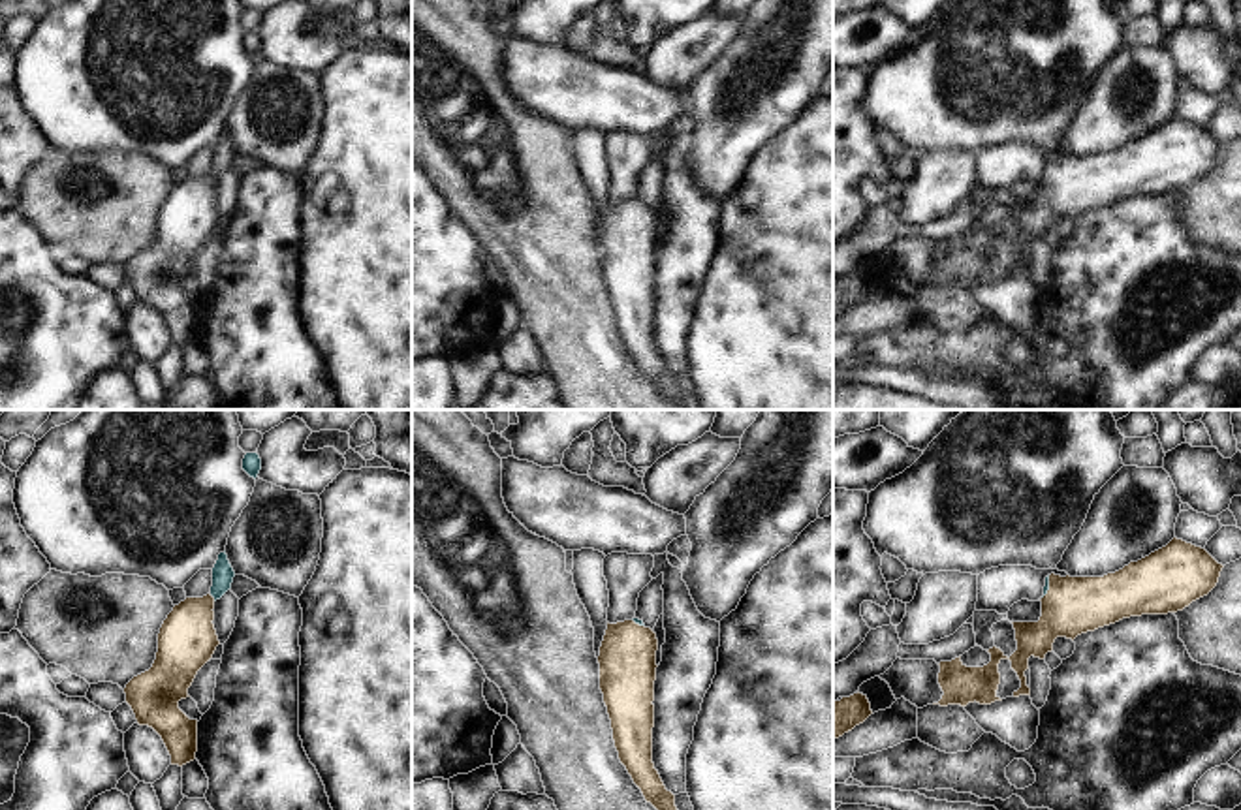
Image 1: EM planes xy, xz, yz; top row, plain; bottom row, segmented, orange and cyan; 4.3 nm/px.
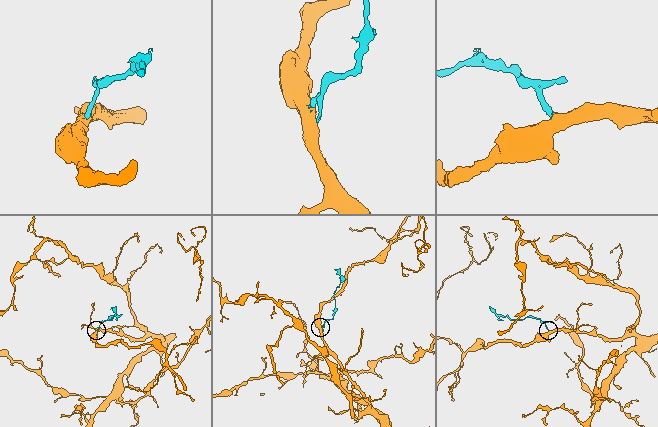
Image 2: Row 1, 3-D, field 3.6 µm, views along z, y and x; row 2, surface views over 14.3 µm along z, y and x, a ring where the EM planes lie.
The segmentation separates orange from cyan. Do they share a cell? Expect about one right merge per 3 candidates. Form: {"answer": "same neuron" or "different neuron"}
{"answer": "same neuron"}

